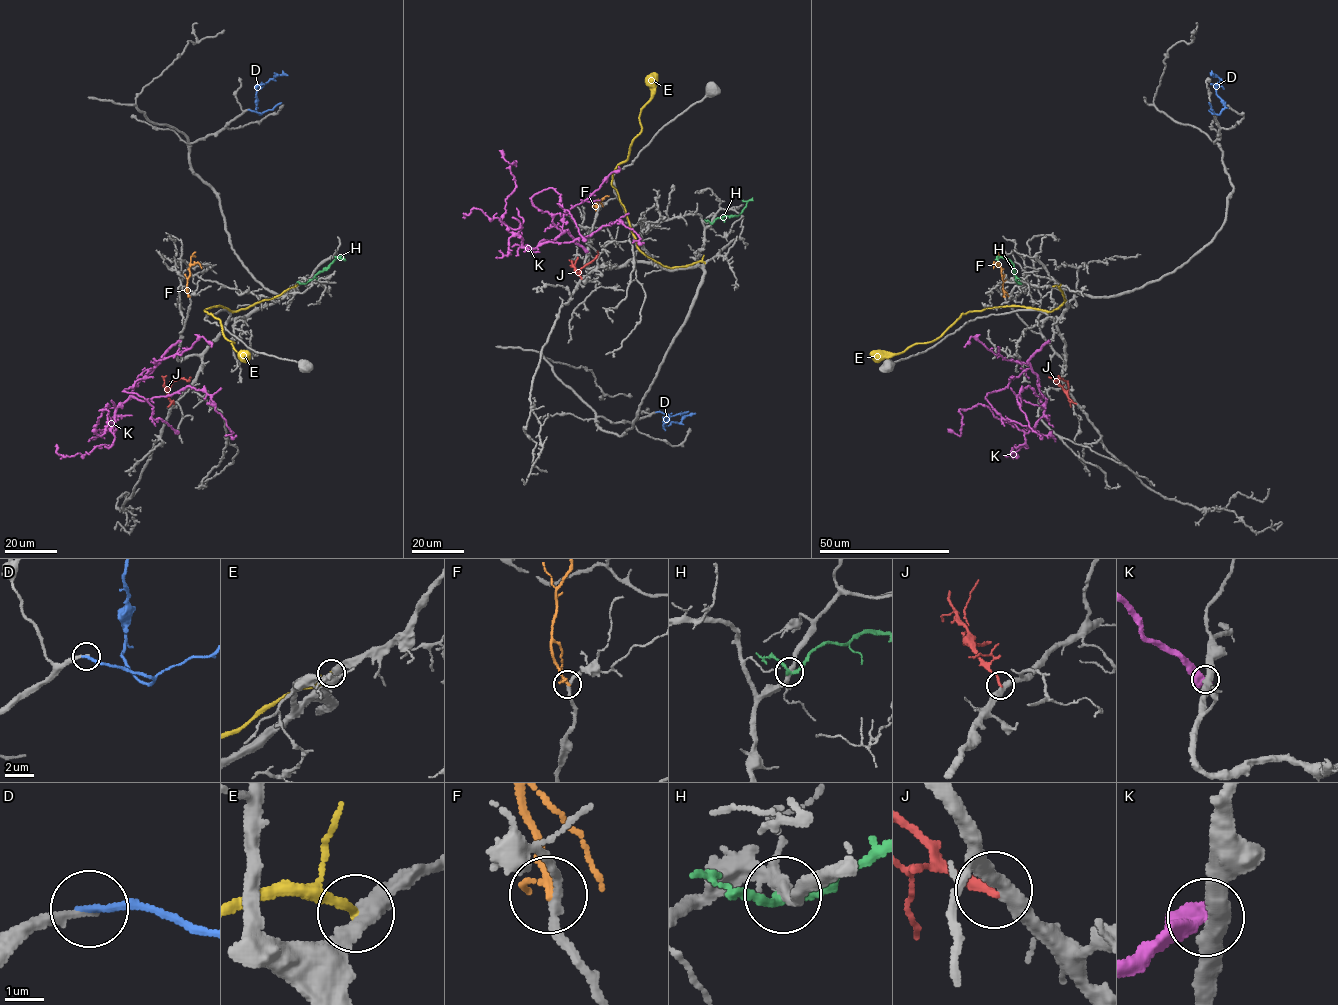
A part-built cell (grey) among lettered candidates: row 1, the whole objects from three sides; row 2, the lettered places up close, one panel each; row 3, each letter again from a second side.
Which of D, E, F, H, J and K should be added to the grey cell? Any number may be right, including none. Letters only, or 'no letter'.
F

